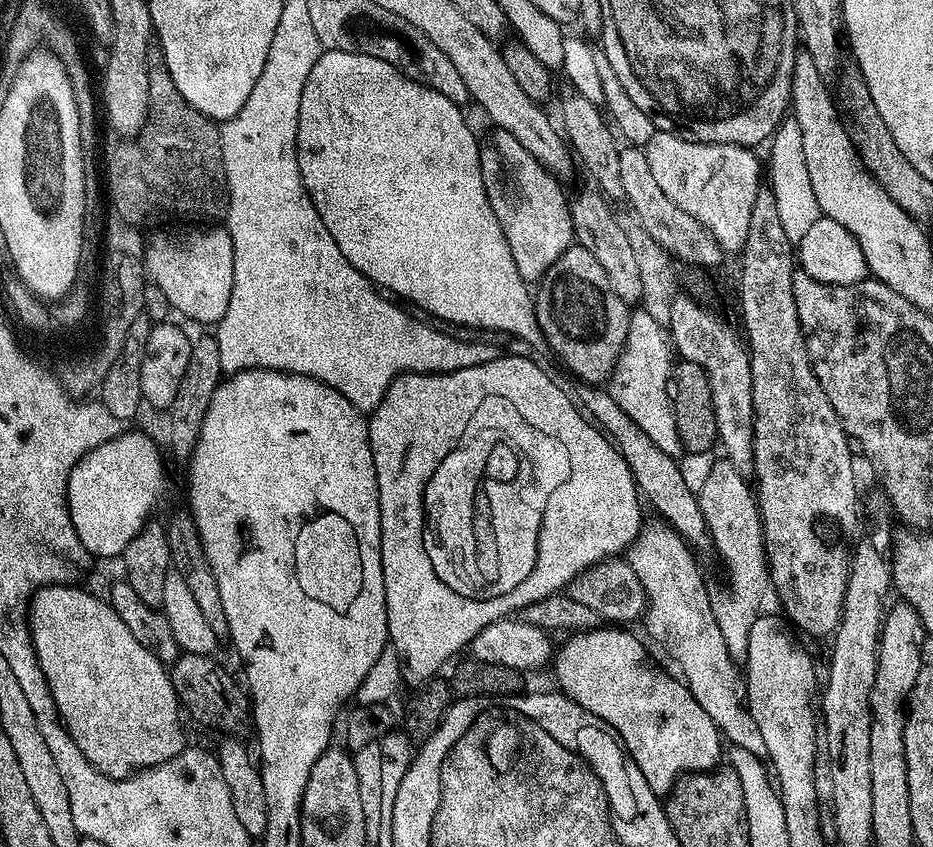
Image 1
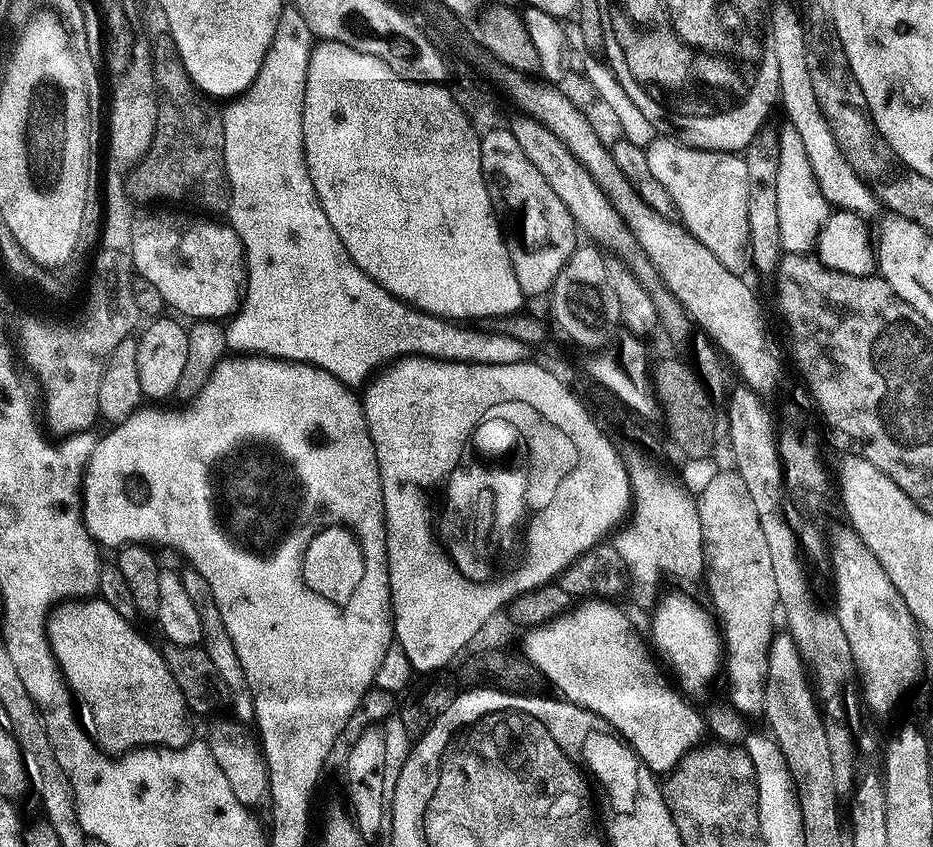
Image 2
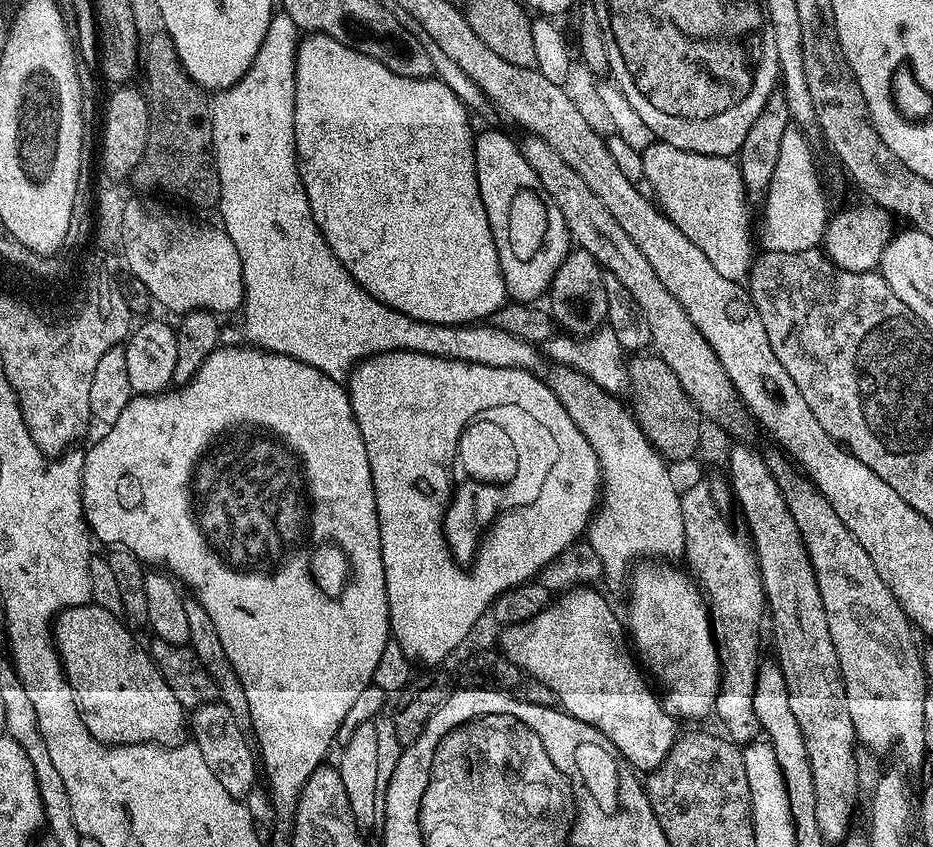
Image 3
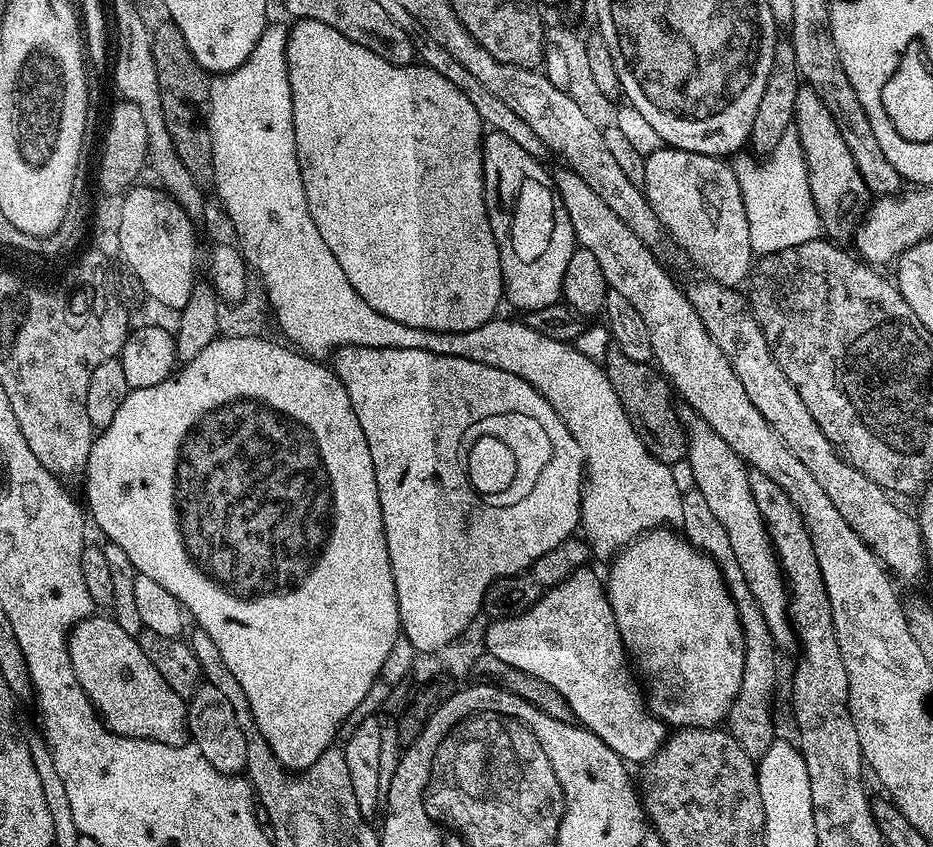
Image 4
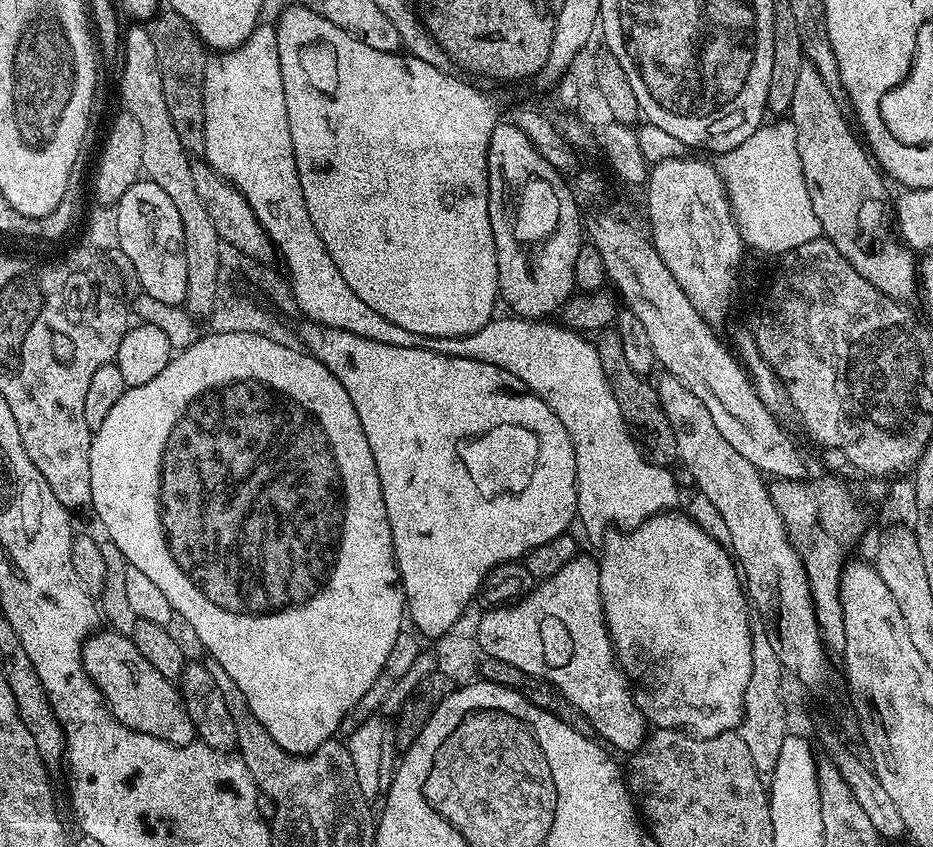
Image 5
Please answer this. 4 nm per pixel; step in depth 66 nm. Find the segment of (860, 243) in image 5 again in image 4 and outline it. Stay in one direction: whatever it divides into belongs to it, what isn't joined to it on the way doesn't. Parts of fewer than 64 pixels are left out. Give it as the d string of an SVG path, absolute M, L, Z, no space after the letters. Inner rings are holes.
M801 83L798 98L794 98L794 114L794 126L798 130L806 158L810 192L814 194L814 204L820 215L823 231L833 241L844 242L847 236L849 239L855 233L857 224L864 219L864 213L870 207L868 186L854 162L854 154L850 154L850 149L842 138L842 130L838 130L838 122L834 122L834 114L826 110L826 102L818 98L809 84Z

